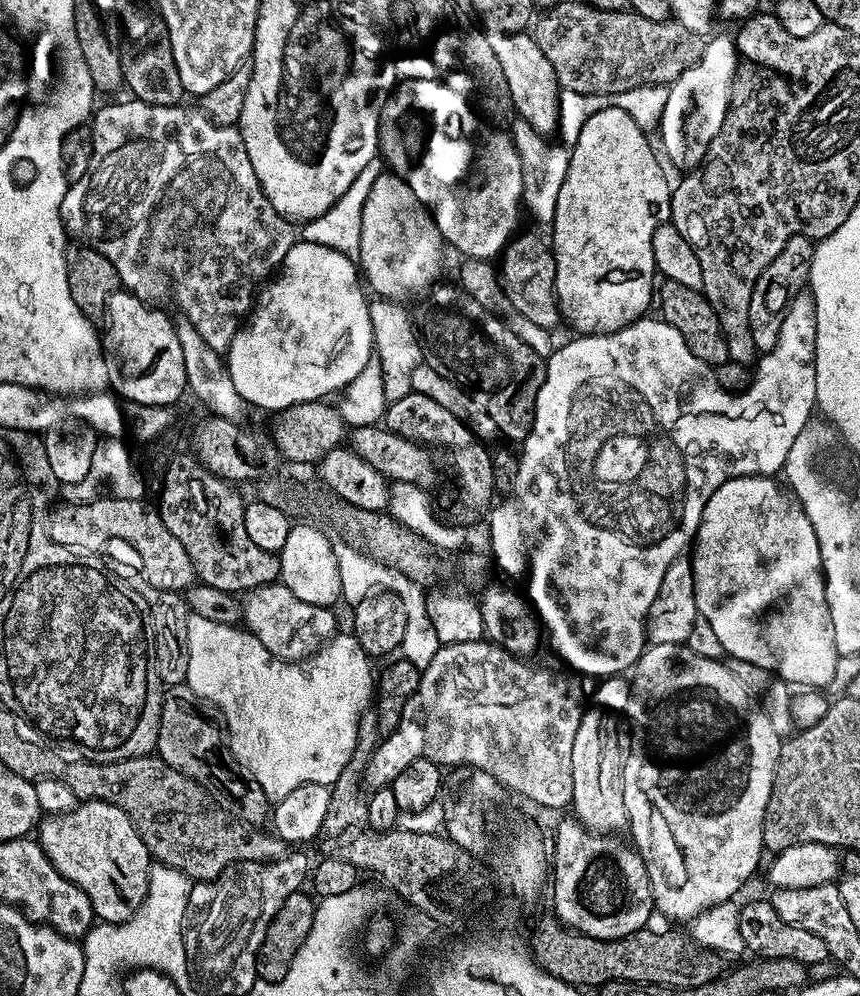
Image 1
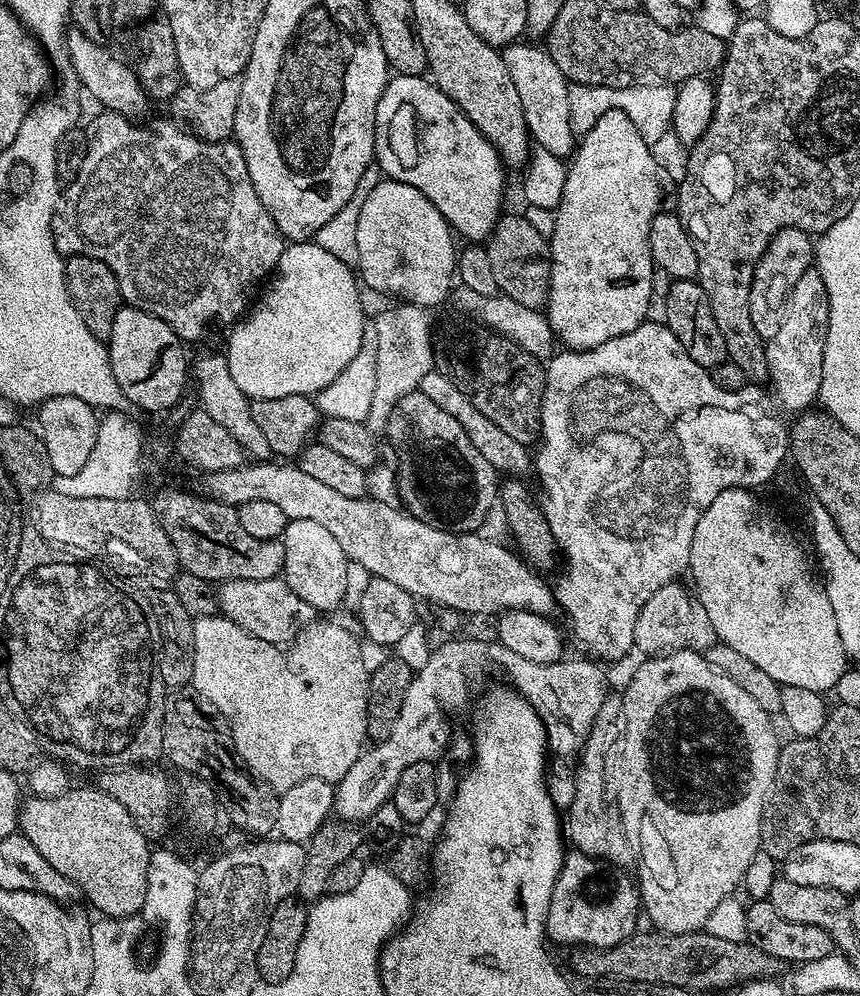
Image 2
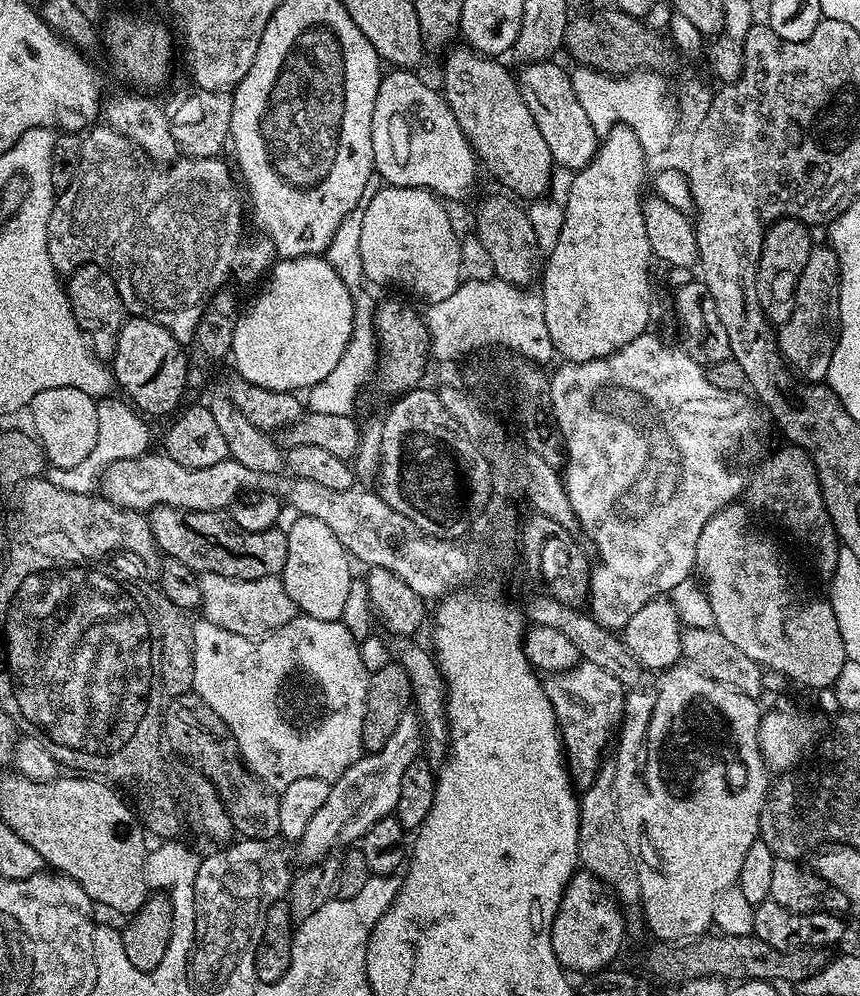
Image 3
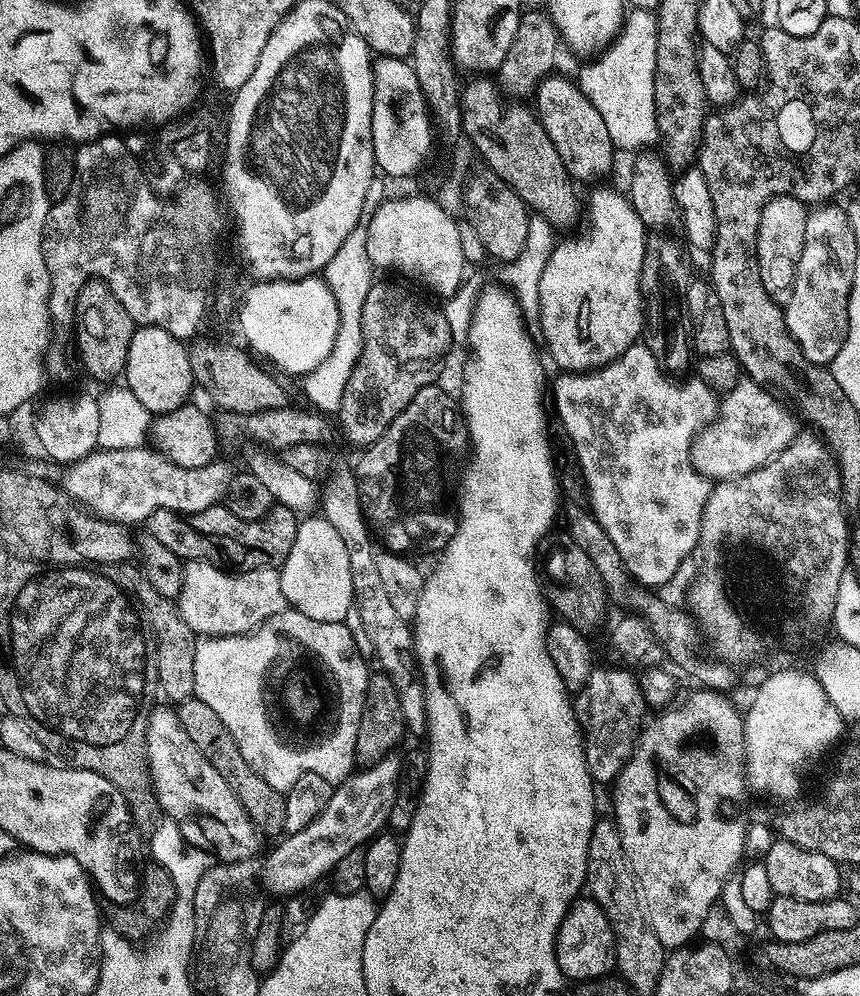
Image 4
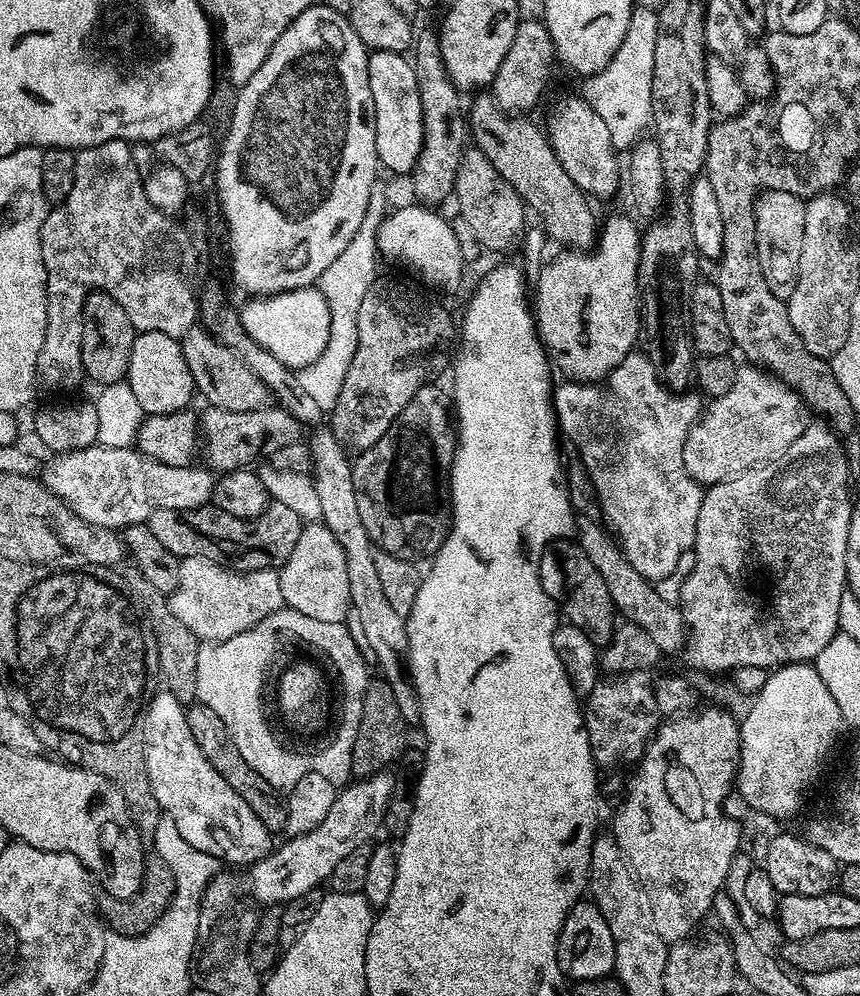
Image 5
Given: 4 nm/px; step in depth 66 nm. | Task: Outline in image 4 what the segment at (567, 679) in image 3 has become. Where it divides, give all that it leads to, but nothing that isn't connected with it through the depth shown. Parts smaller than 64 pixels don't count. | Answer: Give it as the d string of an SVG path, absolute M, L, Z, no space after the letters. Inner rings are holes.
M593 667L587 682L573 697L573 710L584 741L584 757L593 783L613 783L632 755L643 718L644 701L638 692L626 694L626 683L632 680L618 668Z

